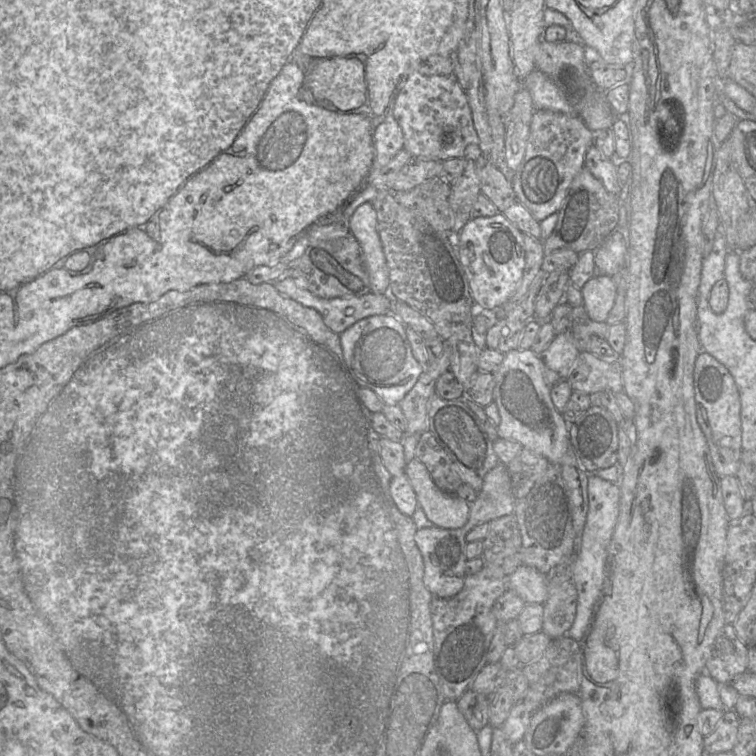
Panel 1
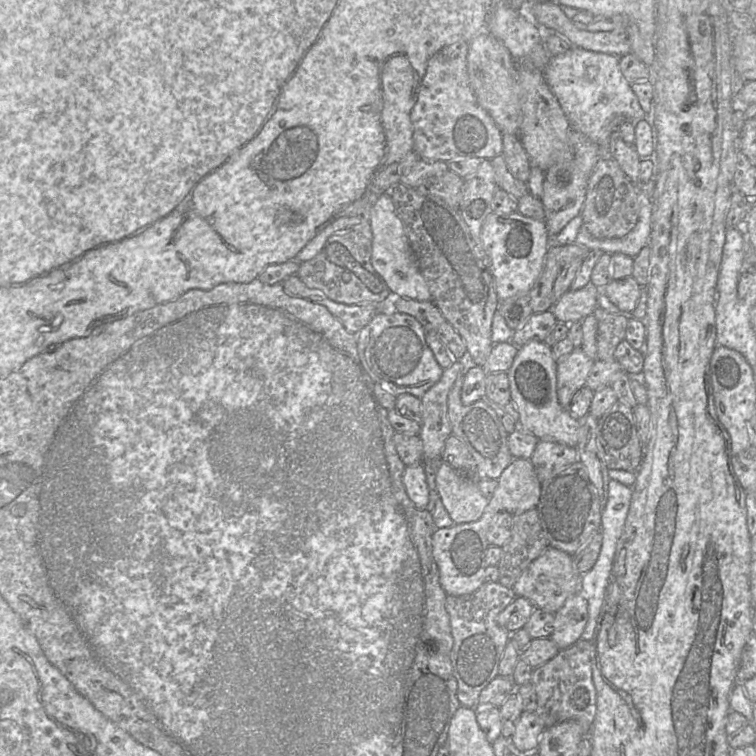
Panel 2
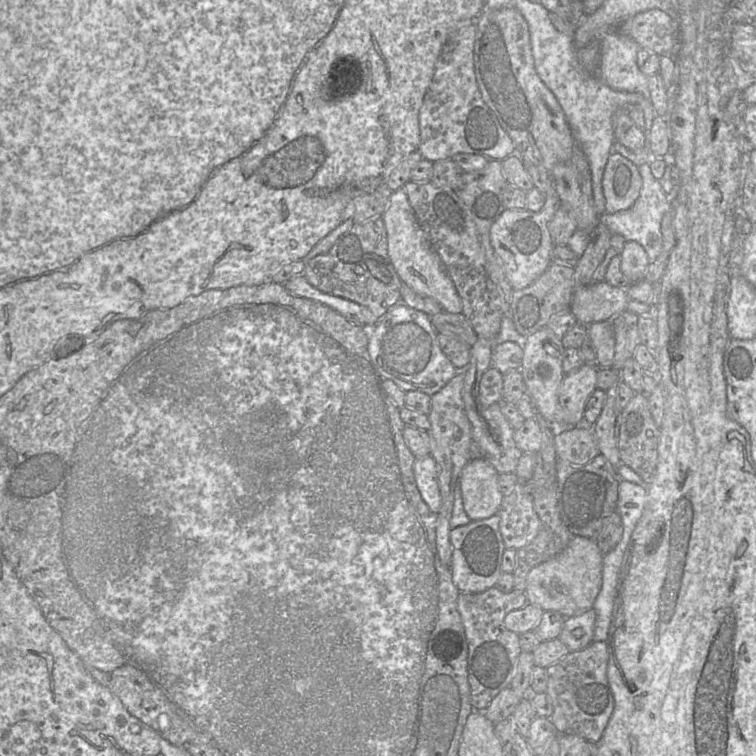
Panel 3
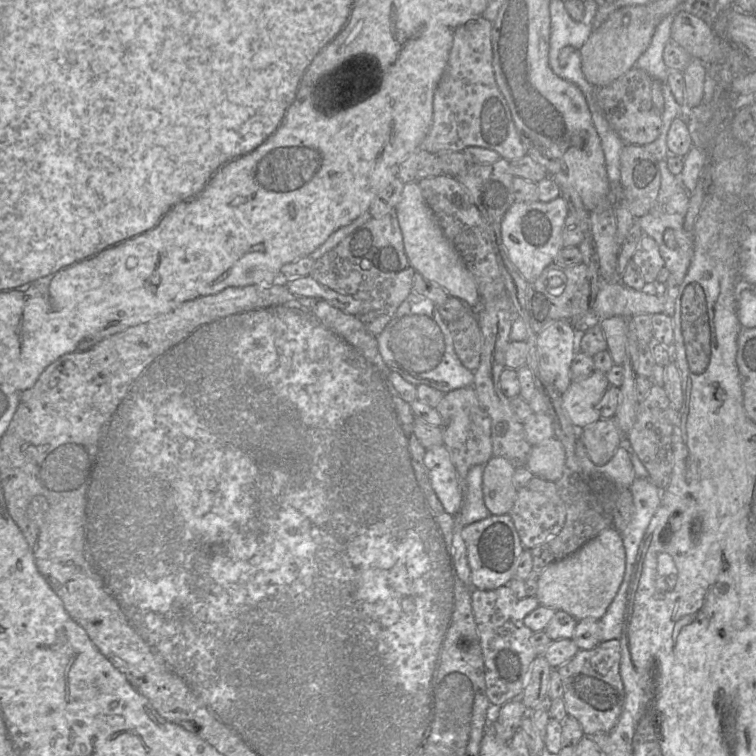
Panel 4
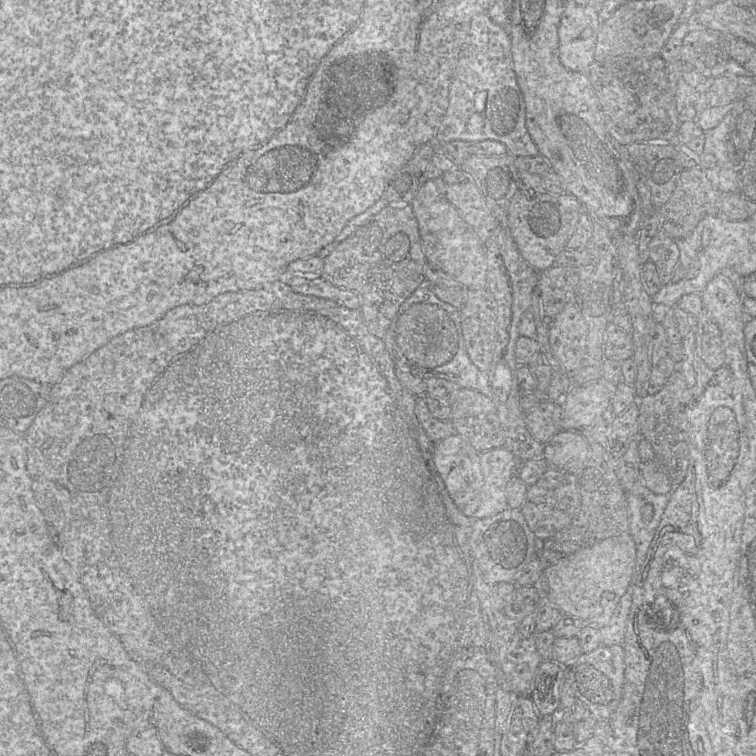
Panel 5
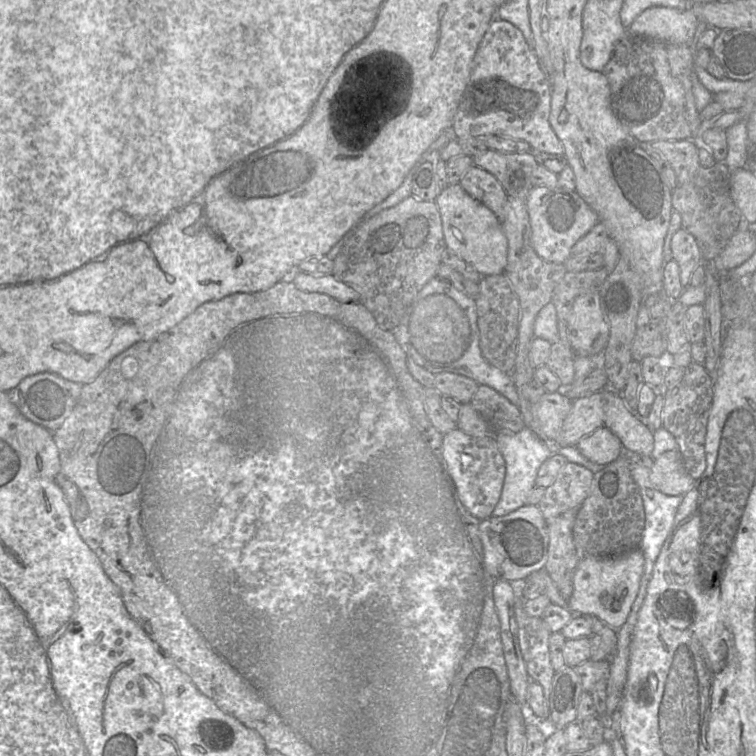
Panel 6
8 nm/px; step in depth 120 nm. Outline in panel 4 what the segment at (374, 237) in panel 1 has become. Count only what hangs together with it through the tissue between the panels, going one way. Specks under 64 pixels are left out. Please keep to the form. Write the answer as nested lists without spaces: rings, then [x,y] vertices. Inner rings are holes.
[[[418,182],[405,184],[395,212],[403,236],[404,250],[415,273],[437,283],[449,296],[460,299],[465,306],[480,307],[480,294],[476,281],[459,252],[444,235],[423,197]]]

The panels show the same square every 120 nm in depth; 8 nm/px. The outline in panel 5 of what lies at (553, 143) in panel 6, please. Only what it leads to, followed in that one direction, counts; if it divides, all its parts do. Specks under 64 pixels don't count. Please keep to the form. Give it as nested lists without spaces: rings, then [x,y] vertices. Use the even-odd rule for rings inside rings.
[[[488,13],[475,16],[462,45],[449,90],[449,105],[437,130],[436,141],[462,140],[476,143],[495,140],[507,146],[515,157],[533,157],[539,150],[526,128],[525,103],[512,66],[511,40],[508,31],[495,23]]]

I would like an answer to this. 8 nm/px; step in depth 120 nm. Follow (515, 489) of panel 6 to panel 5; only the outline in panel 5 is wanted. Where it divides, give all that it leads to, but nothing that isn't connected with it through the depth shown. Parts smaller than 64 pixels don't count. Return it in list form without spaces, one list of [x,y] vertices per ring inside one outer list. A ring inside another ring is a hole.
[[[504,447],[480,454],[483,475],[482,502],[471,516],[474,520],[492,517],[508,509],[506,486],[518,474],[523,462]]]

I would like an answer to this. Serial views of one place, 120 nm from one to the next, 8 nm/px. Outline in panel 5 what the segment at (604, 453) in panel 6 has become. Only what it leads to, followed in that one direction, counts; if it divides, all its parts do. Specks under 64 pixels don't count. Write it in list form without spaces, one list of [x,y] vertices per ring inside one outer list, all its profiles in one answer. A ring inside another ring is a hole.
[[[560,430],[544,444],[543,458],[550,467],[575,473],[591,458],[591,445],[578,431]]]

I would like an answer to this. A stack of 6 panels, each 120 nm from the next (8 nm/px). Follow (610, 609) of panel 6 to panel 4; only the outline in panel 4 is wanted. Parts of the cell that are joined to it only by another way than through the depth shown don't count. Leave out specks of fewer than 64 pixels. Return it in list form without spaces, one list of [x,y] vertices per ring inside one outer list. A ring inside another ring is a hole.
[[[606,529],[573,554],[551,563],[537,575],[535,597],[540,605],[562,610],[575,619],[599,620],[606,613],[623,582],[626,554],[622,535]]]

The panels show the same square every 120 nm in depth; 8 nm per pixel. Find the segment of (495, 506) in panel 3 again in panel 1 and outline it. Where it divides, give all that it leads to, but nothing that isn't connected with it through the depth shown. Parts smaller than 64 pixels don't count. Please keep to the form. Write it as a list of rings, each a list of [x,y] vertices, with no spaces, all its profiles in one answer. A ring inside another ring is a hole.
[[[416,458],[409,461],[405,474],[415,491],[418,508],[423,510],[434,527],[458,529],[467,523],[470,503],[440,490],[422,462]]]

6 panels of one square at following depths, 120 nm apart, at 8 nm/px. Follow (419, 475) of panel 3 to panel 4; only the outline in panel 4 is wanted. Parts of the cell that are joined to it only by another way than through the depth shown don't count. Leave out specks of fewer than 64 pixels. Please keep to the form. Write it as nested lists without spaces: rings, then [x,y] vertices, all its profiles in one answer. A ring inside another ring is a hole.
[[[444,444],[426,450],[424,463],[433,490],[444,510],[454,516],[463,504],[463,492],[450,454]]]

